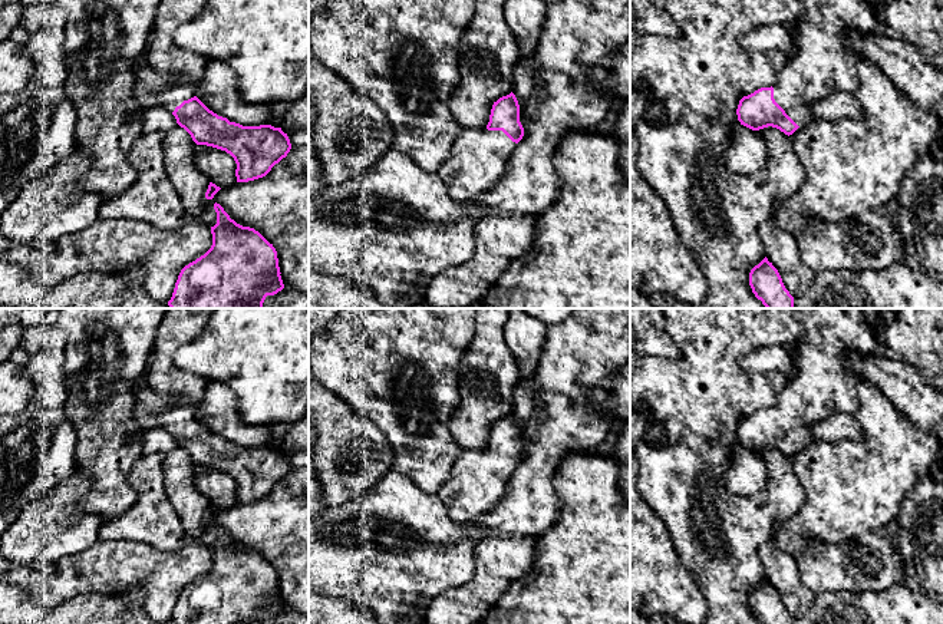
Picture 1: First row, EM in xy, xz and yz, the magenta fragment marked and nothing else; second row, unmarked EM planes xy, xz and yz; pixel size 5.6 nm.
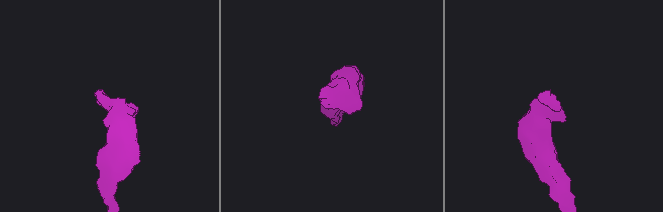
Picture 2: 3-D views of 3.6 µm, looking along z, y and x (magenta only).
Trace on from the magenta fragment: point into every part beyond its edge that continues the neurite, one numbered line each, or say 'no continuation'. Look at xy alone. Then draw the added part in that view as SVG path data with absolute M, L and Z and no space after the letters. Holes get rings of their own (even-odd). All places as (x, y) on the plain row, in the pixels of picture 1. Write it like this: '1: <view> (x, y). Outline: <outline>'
1: xy (152, 409). Outline: M144 376L135 393L135 417L141 430L161 427L174 433L184 422L195 417L198 403L178 403L171 394L156 393L146 386Z

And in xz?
1: xz (478, 481). Outline: M462 450L436 496L452 519L474 526L501 502L515 469L502 452Z

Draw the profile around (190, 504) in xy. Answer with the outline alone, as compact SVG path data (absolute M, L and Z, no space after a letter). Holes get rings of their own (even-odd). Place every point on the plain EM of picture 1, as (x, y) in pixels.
M152 427L141 430L141 435L145 453L159 453L164 458L164 489L182 522L187 541L201 539L211 502L194 485L197 465L177 445L172 433Z

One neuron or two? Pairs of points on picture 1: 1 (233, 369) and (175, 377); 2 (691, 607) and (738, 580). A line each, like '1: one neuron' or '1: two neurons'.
1: two neurons
2: two neurons

